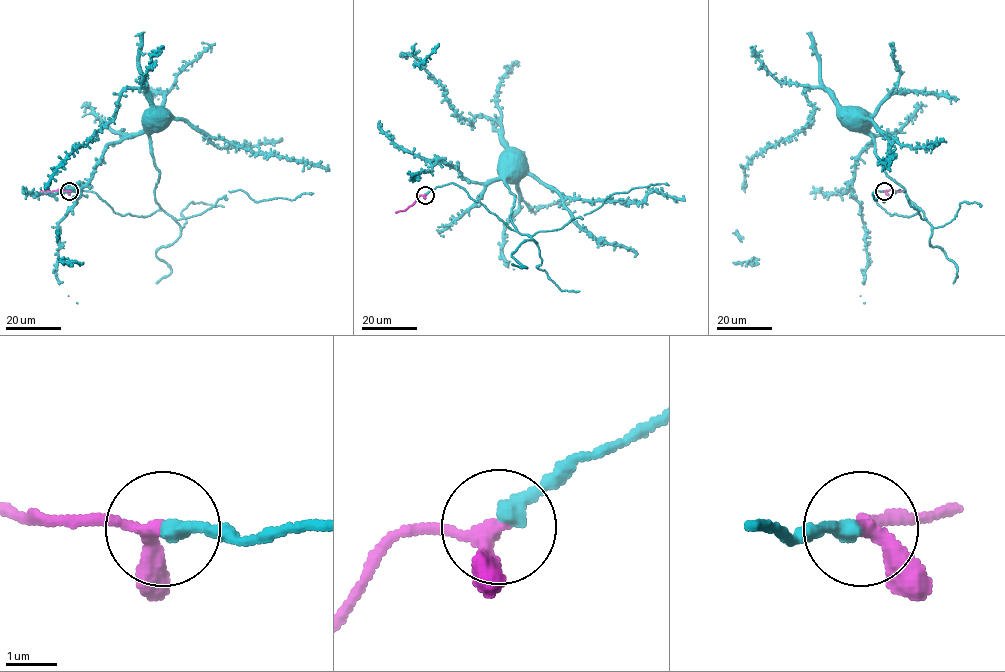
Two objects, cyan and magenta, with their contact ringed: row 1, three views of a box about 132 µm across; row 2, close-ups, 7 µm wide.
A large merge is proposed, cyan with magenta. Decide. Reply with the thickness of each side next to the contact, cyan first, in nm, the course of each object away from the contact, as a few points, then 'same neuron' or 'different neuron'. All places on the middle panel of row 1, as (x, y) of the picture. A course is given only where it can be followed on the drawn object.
320 nm thick on the cyan side, 240 nm on the other; cyan runs (425, 194), (438, 186), (456, 183), (514, 230), (510, 219), (514, 195), (503, 180), (503, 174), (515, 162); magenta runs (425, 194), (420, 195), (404, 210), (395, 212); same neuron

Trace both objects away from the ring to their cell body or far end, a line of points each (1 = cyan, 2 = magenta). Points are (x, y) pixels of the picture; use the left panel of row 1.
1: (70, 191), (96, 193), (122, 215), (147, 217), (159, 209), (159, 170), (148, 116), (160, 110)
2: (70, 191), (40, 191)

